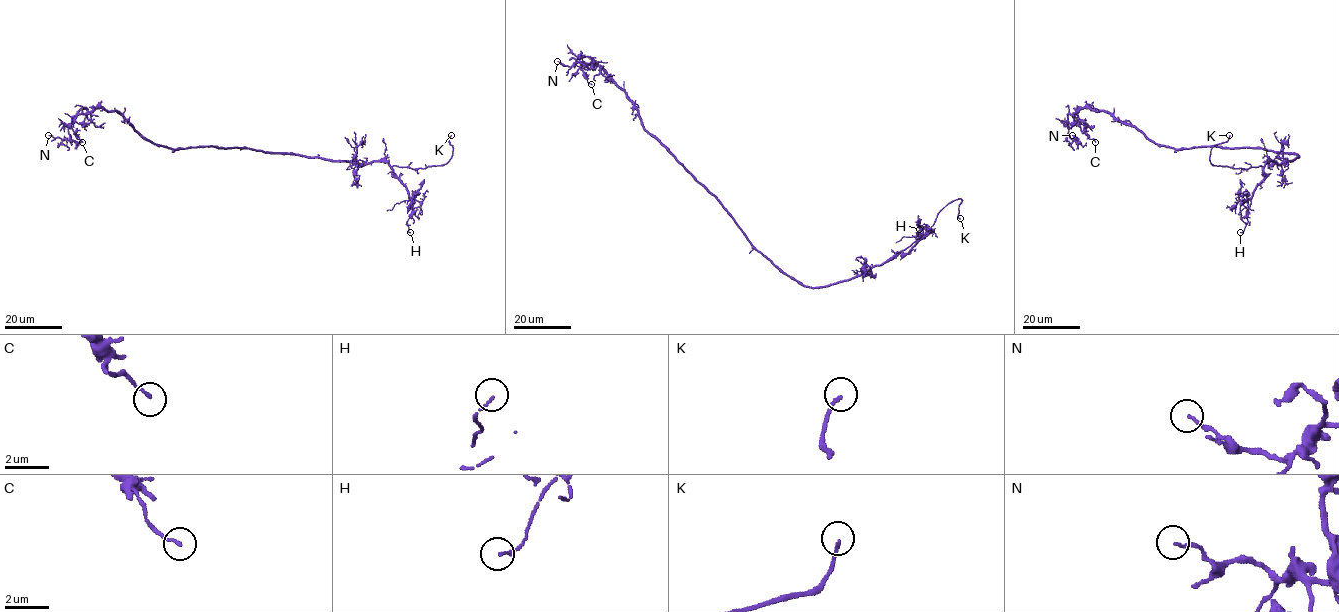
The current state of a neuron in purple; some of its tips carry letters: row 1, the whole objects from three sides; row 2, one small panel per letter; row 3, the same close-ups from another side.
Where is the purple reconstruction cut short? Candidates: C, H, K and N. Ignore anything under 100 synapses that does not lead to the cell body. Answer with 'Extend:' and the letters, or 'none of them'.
Extend: K

